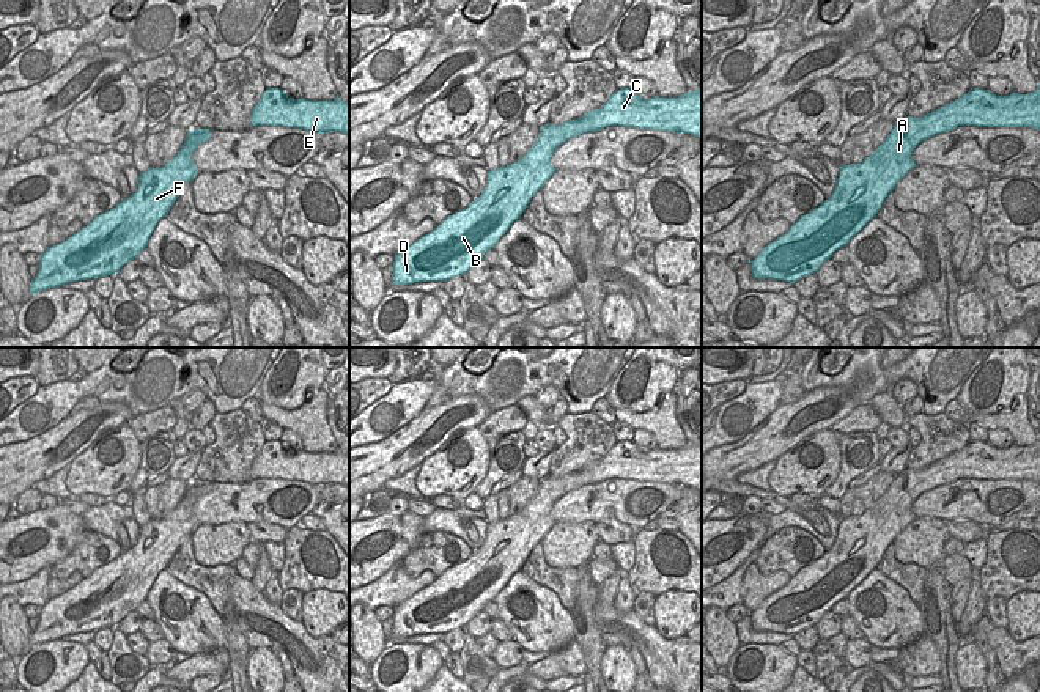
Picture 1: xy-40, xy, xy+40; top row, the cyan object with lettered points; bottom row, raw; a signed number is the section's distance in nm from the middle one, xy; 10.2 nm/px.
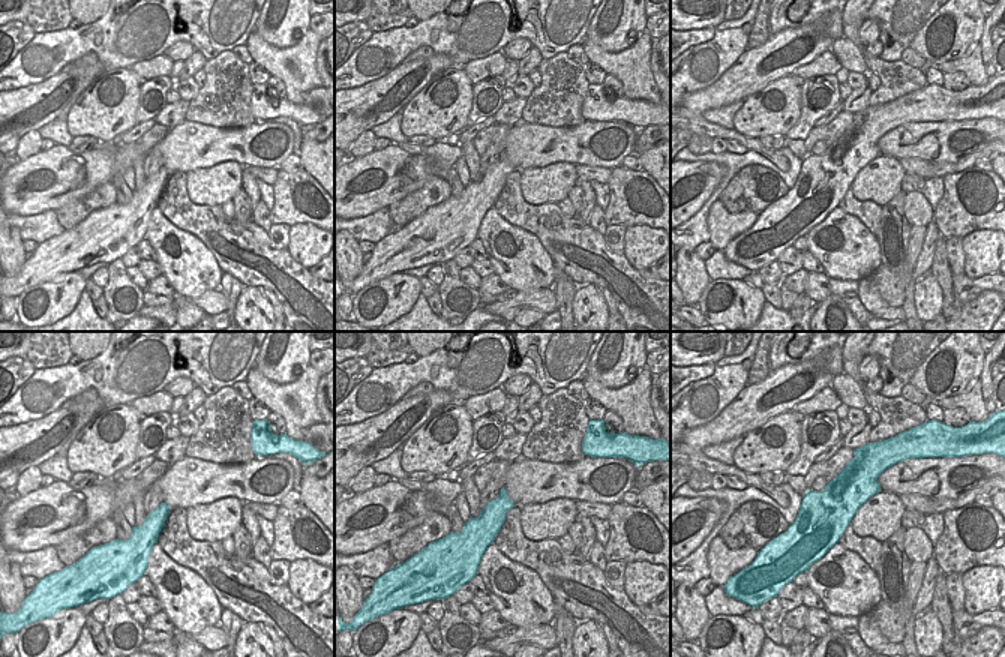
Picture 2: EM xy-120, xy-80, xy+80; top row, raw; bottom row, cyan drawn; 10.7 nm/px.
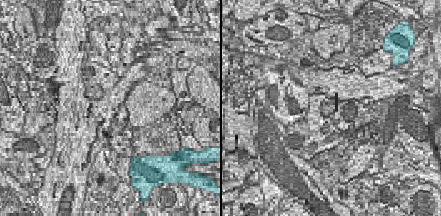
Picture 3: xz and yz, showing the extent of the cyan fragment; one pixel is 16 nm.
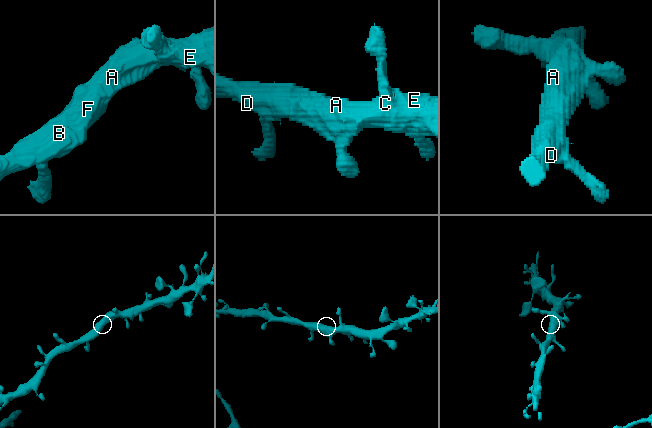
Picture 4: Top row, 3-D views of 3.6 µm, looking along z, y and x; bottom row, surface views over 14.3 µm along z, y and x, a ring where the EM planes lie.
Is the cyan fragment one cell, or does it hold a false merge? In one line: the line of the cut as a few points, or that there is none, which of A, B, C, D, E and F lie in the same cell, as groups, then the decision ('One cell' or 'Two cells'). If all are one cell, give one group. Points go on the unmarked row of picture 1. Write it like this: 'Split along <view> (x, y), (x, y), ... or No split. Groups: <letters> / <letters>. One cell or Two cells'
No split. Groups: A B C D E F. One cell.

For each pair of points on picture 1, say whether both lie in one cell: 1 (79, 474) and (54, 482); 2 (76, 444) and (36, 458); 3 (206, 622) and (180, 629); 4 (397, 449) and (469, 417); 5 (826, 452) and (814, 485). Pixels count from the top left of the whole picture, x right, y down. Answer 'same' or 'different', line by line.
1: different
2: same
3: same
4: same
5: same

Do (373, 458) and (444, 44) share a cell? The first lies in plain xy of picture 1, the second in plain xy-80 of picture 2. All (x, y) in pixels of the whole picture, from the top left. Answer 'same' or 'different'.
different

